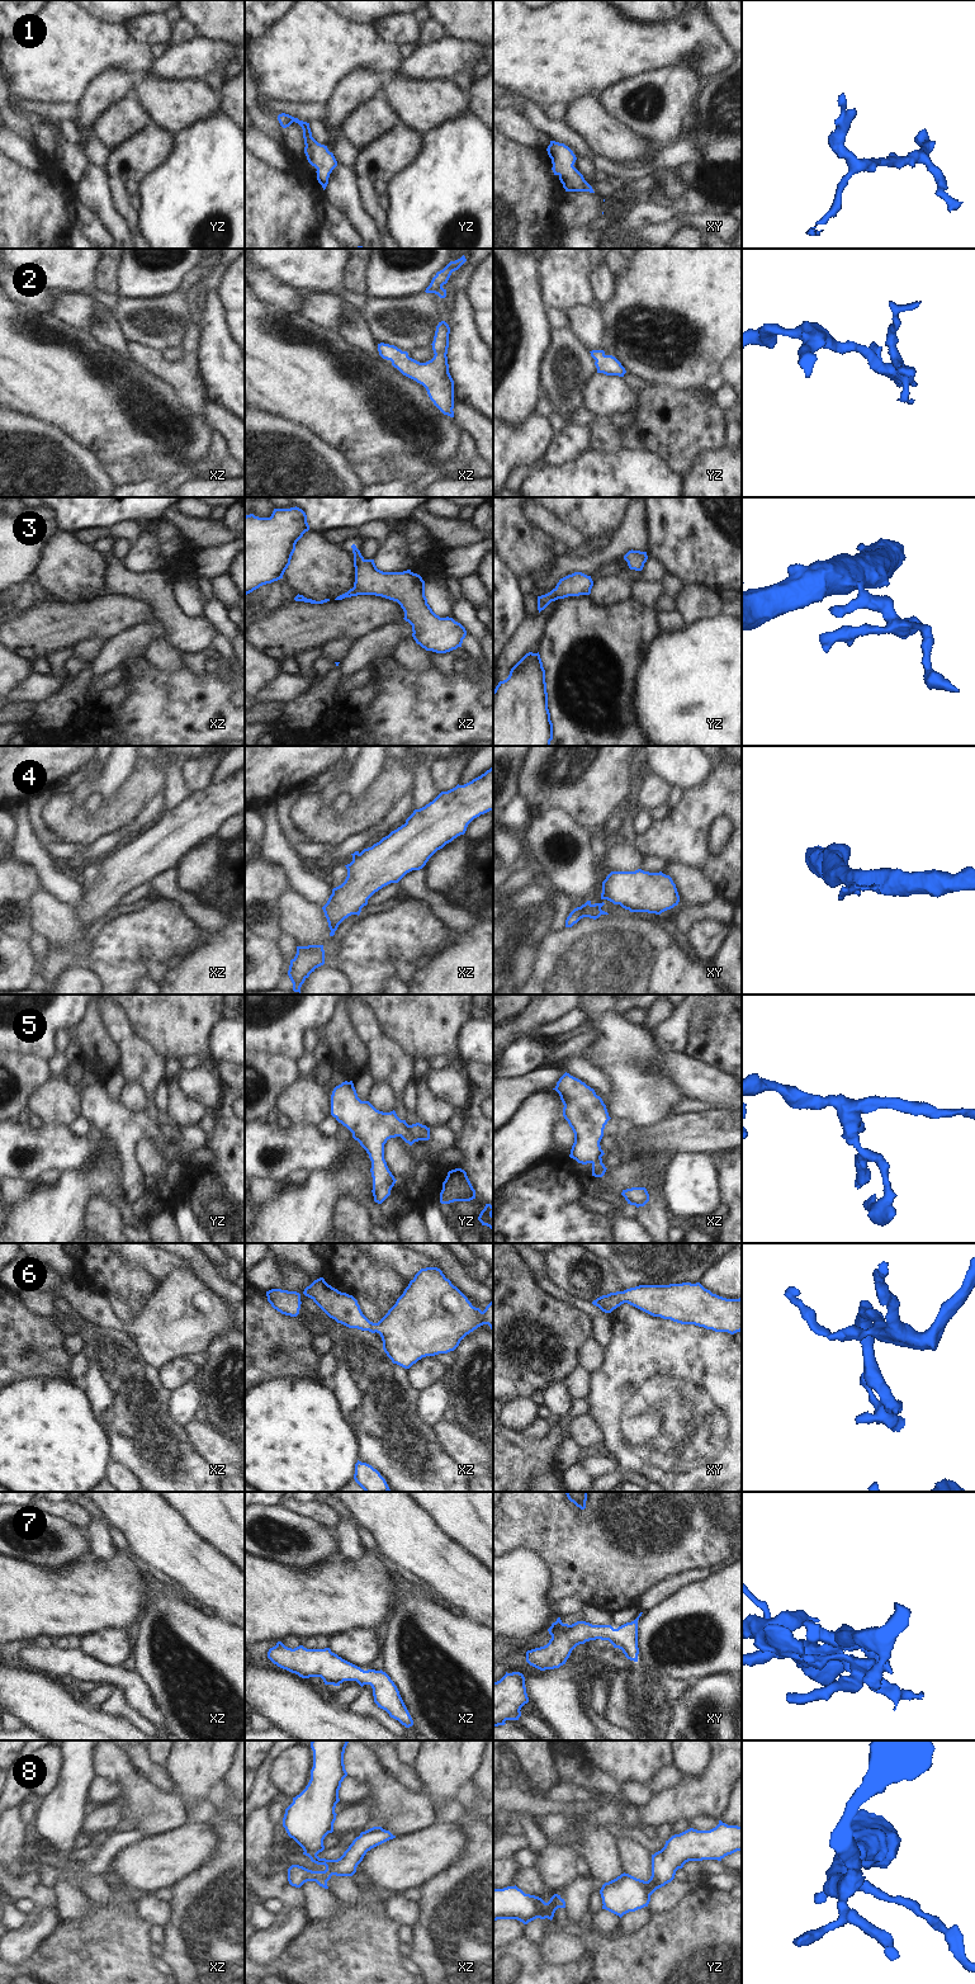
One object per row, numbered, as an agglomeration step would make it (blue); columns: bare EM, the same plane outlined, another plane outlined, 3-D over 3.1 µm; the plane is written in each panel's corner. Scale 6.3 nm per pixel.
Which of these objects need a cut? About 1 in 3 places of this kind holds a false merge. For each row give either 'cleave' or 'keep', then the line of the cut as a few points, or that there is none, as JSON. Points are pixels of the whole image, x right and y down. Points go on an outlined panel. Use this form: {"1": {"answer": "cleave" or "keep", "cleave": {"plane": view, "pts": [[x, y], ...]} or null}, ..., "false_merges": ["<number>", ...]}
{"1": {"answer": "keep", "cleave": null}, "2": {"answer": "keep", "cleave": null}, "3": {"answer": "keep", "cleave": null}, "4": {"answer": "cleave", "cleave": {"plane": "xz", "pts": [[359, 854], [353, 860]]}}, "5": {"answer": "keep", "cleave": null}, "6": {"answer": "keep", "cleave": null}, "7": {"answer": "keep", "cleave": null}, "8": {"answer": "keep", "cleave": null}, "false_merges": ["4"]}

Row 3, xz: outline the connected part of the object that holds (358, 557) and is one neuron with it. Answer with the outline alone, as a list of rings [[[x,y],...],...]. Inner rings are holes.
[[[355,544],[355,582],[347,592],[335,600],[358,595],[375,595],[397,601],[404,611],[404,620],[412,625],[412,637],[426,651],[446,653],[462,647],[465,628],[453,618],[436,615],[425,596],[425,581],[411,570],[383,572],[374,559],[365,559]]]

